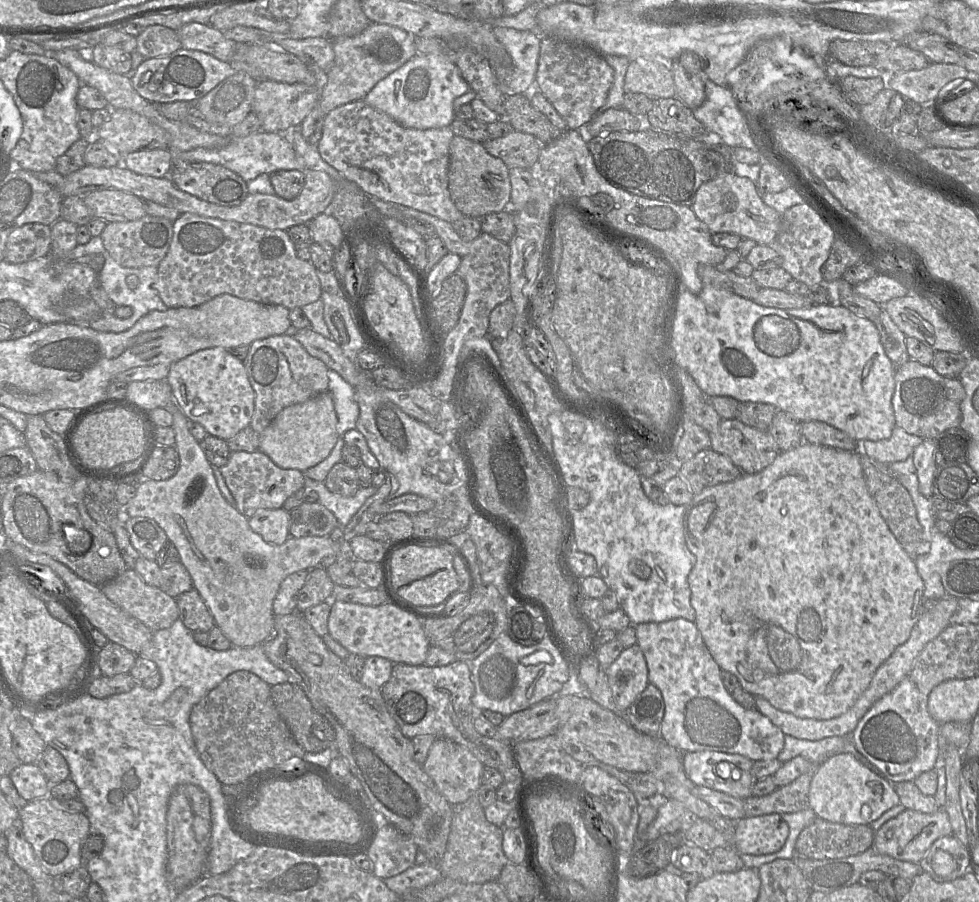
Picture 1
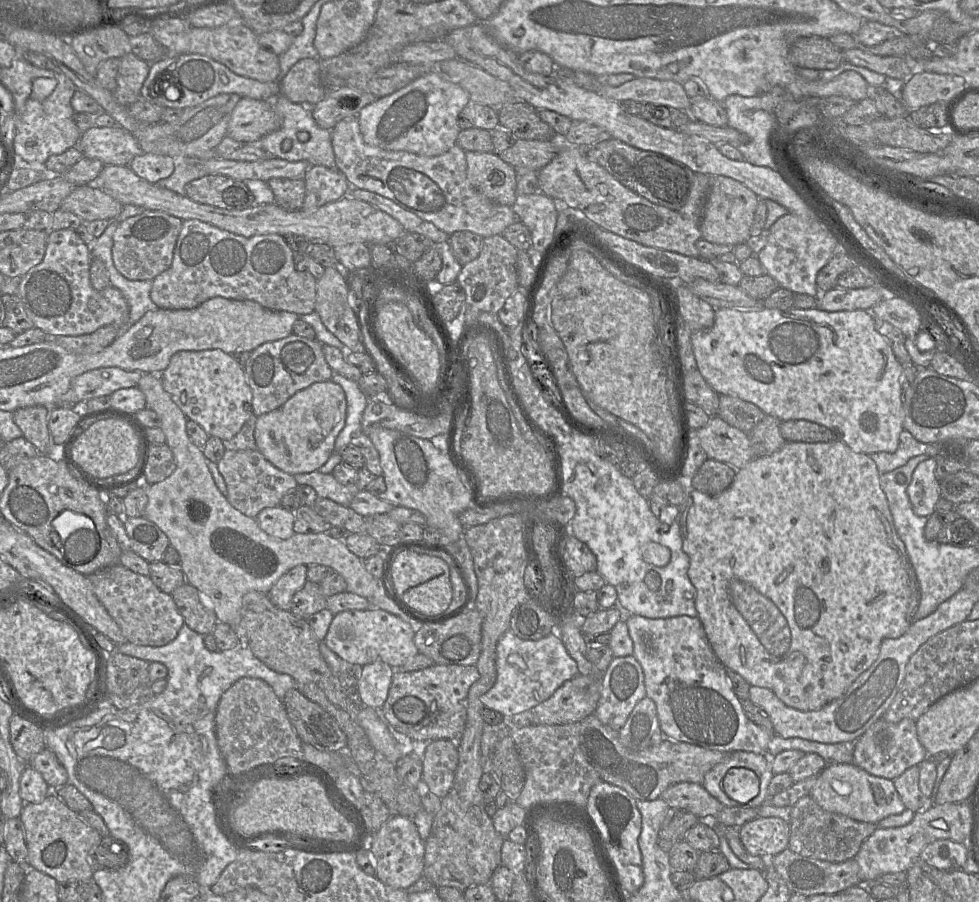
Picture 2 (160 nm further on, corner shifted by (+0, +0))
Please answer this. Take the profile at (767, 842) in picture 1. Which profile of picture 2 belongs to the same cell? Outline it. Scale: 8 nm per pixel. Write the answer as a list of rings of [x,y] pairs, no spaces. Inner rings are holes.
[[[756,817],[739,827],[739,835],[750,854],[772,858],[789,846],[790,824],[779,817]]]

